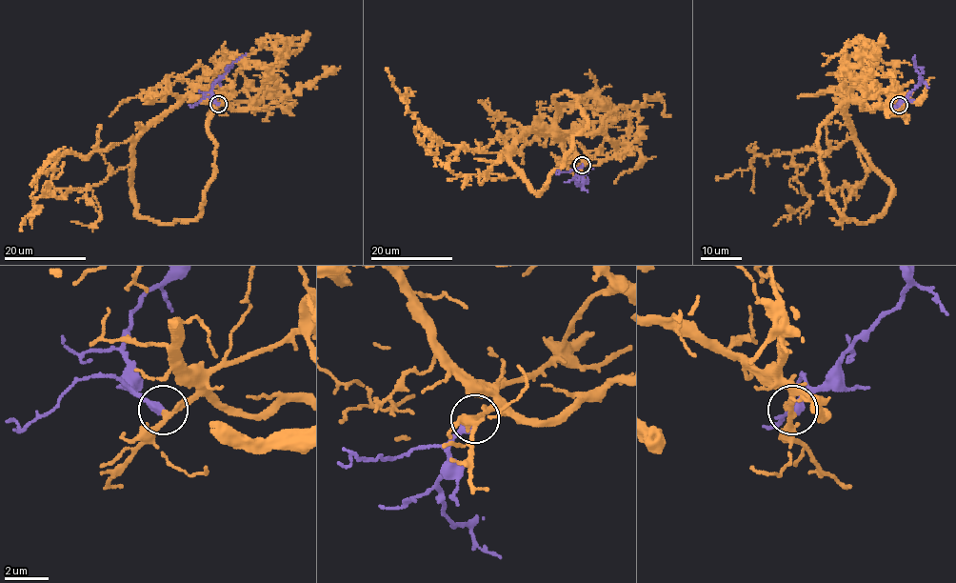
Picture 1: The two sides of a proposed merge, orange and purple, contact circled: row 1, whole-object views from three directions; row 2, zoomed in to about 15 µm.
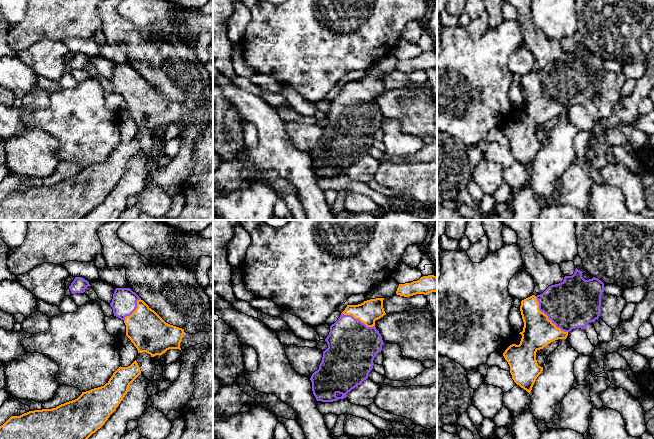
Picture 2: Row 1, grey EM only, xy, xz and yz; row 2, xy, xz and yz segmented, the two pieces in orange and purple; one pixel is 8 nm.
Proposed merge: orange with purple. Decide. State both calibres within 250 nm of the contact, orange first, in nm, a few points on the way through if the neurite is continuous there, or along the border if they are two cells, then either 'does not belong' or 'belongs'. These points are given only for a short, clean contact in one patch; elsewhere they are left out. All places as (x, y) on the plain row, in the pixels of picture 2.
260/400 nm | belongs

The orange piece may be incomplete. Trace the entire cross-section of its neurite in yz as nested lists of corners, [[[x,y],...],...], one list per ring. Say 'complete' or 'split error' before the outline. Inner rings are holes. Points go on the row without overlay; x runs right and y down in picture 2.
split error | [[[575,45],[572,52],[565,52],[564,56],[549,62],[542,70],[532,71],[521,77],[520,87],[524,98],[519,121],[510,121],[503,132],[510,142],[510,149],[514,158],[529,170],[543,143],[536,136],[536,128],[551,118],[566,115],[568,109],[575,104],[586,104],[589,98],[595,98],[600,92],[601,71],[604,59],[598,54],[585,56],[582,47]]]

